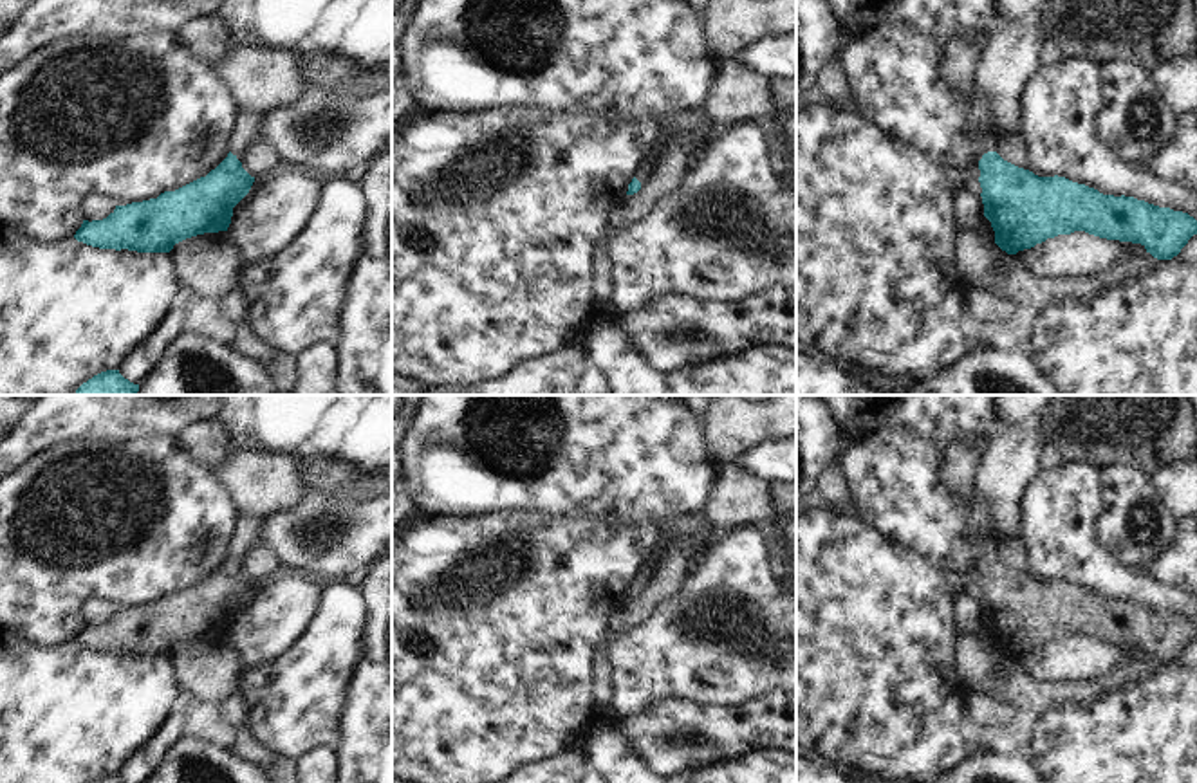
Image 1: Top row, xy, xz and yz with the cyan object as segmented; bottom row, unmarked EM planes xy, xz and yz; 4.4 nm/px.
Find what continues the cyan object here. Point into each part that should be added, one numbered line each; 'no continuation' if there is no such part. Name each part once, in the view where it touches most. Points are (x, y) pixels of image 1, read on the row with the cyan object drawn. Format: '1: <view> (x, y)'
1: yz (988, 141)

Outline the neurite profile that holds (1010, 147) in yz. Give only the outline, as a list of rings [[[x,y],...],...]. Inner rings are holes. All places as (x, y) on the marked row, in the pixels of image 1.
[[[1020,132],[1000,134],[995,152],[1004,161],[1027,170],[1027,150]]]

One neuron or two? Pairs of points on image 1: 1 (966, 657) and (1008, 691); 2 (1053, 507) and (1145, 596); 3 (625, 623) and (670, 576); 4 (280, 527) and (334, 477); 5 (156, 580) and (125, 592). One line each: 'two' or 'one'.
1: one
2: one
3: one
4: two
5: one

